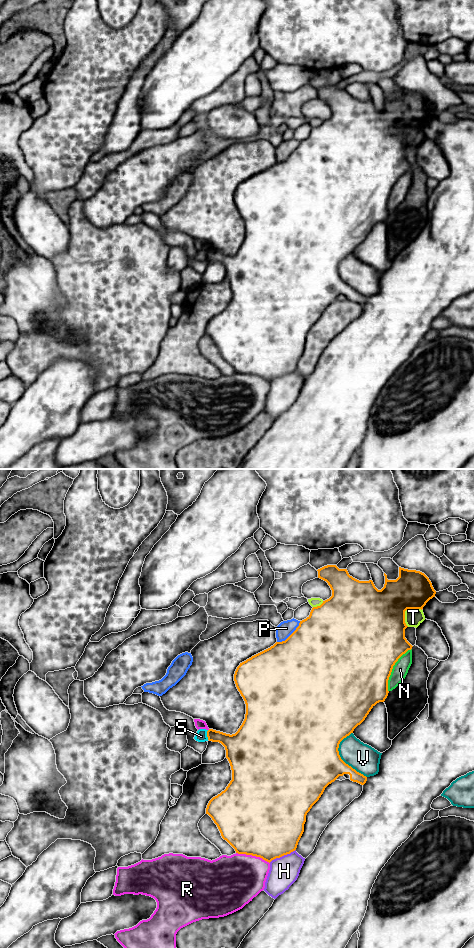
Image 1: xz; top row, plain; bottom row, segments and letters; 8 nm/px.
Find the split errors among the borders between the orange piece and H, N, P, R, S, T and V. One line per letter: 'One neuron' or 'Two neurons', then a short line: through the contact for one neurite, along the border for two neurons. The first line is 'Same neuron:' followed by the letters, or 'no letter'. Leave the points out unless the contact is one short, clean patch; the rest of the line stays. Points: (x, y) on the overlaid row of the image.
Same neuron: no letter
H: Two neurons
N: Two neurons
P: Two neurons
R: Two neurons
S: Two neurons. Line: xz (208, 730), (207, 739)
T: Two neurons
V: Two neurons

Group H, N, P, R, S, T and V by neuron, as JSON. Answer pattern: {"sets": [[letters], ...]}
{"sets": [["H"], ["N"], ["P"], ["R"], ["S"], ["T"], ["V"]]}

